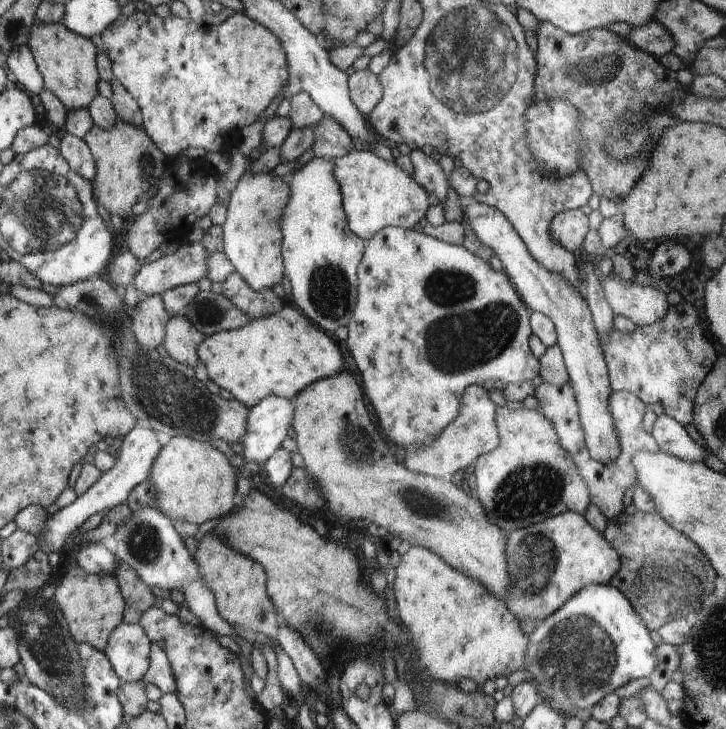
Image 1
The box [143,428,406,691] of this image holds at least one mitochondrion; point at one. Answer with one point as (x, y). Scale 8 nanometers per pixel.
(319, 628)

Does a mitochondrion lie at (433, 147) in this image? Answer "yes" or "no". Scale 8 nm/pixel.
no

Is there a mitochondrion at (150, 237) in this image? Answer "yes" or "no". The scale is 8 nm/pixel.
no

